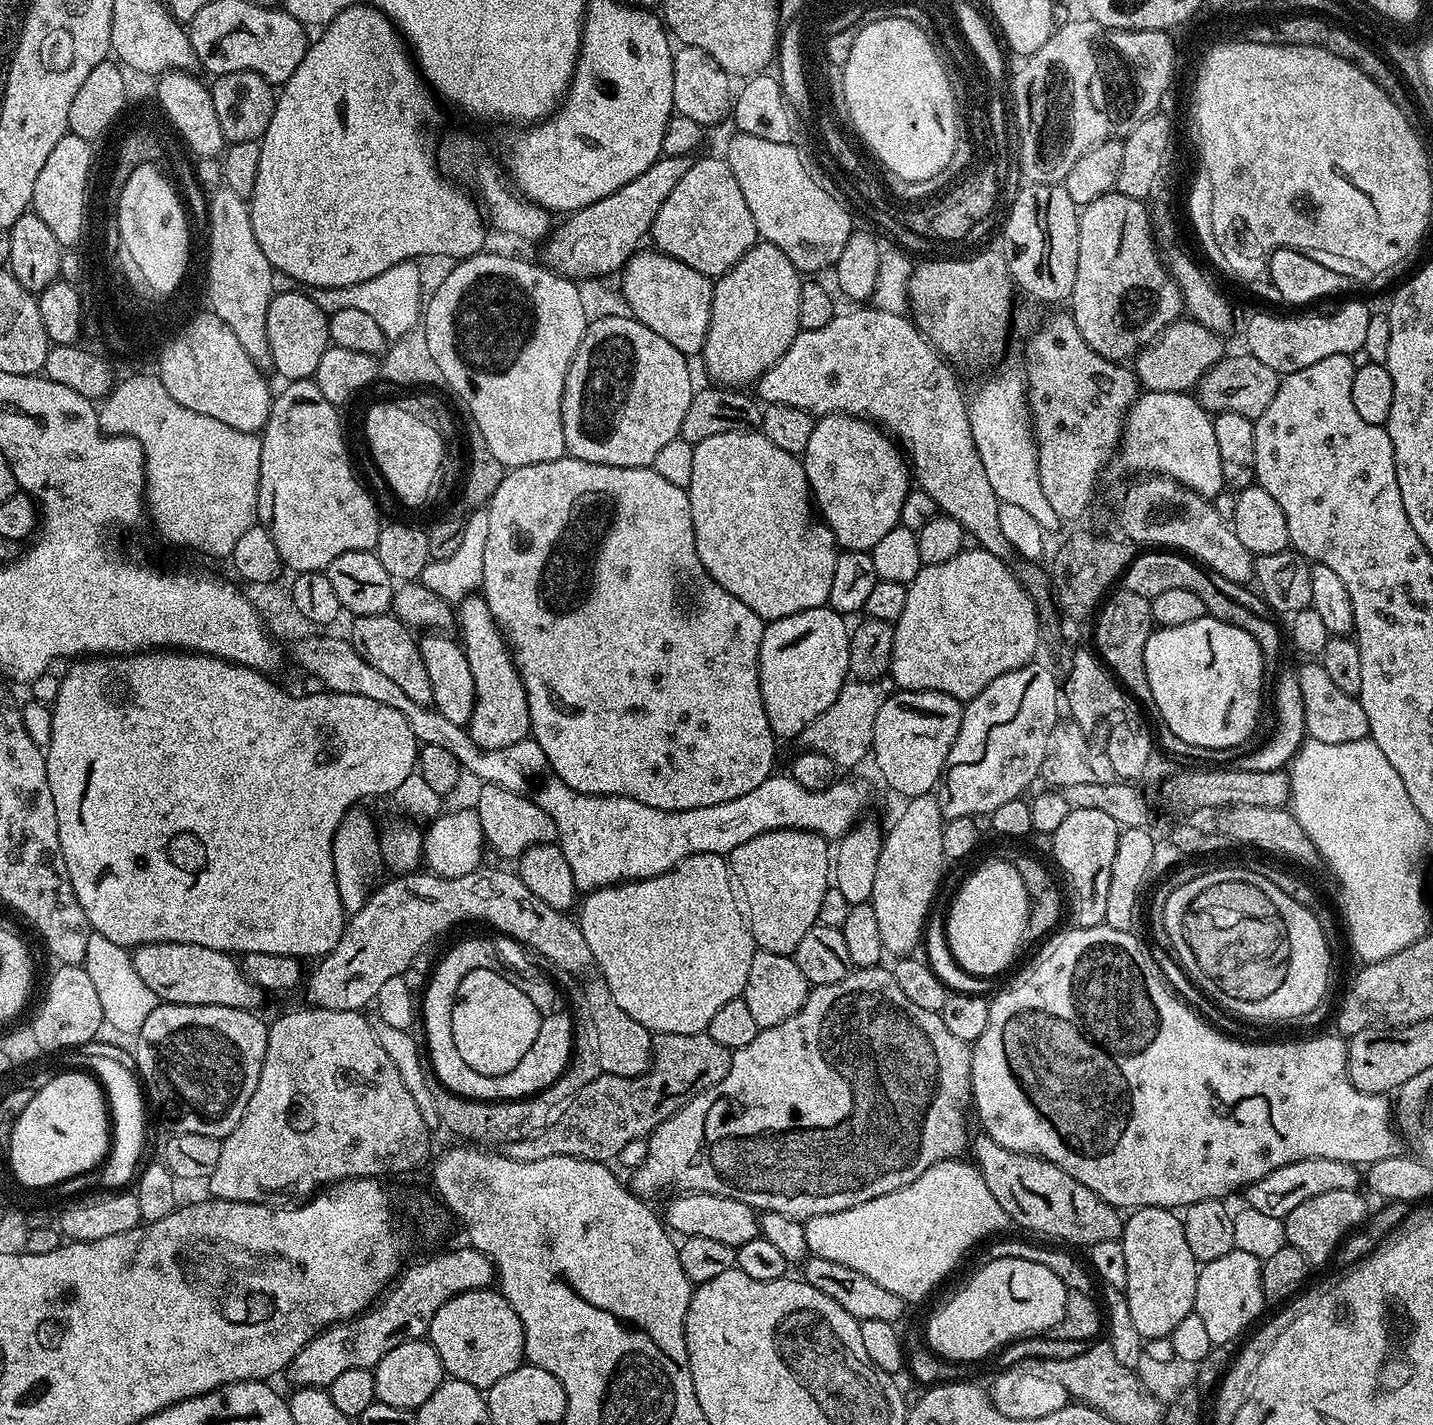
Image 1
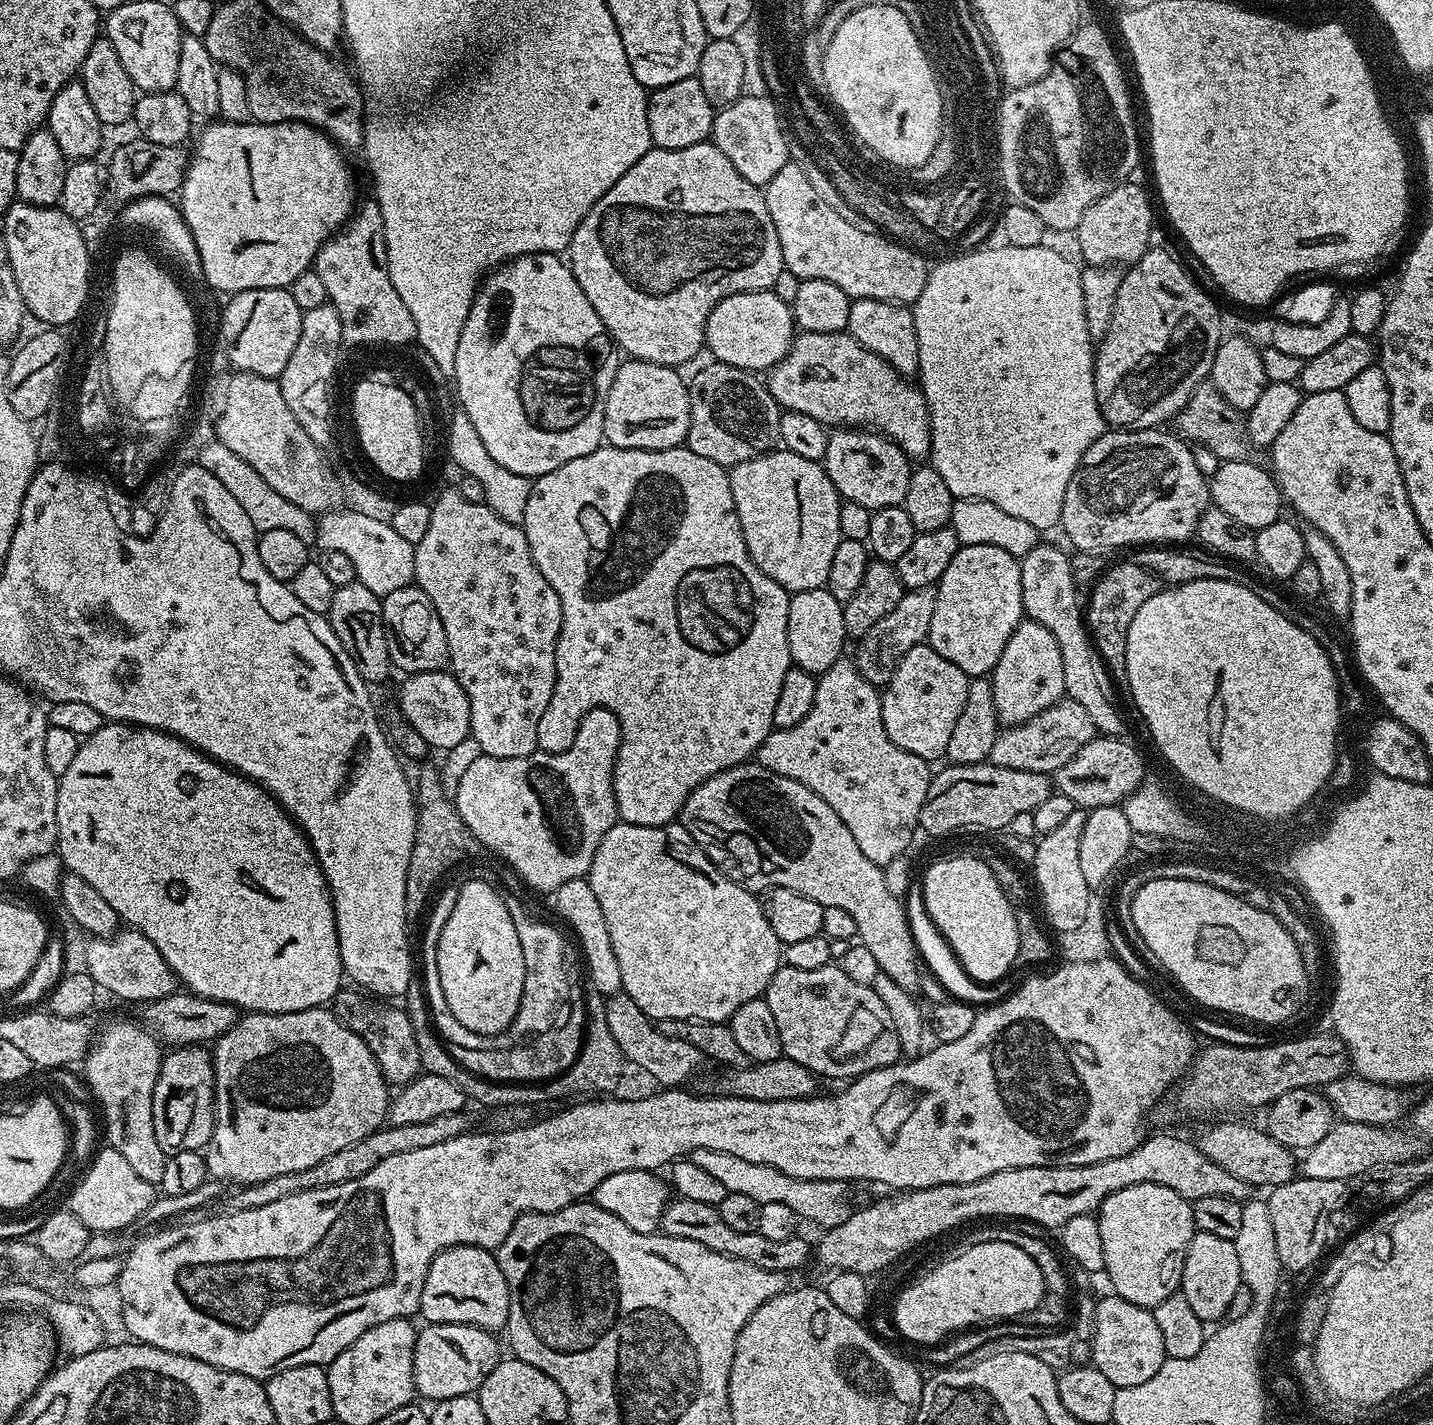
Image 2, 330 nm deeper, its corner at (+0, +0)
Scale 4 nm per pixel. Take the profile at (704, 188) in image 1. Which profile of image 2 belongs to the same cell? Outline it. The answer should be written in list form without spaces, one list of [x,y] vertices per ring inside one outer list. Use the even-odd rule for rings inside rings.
[[[711,142],[686,146],[682,150],[670,150],[669,148],[652,147],[645,156],[638,158],[602,198],[588,211],[586,218],[574,230],[572,240],[566,249],[566,260],[570,265],[578,286],[582,286],[582,294],[586,294],[590,306],[602,318],[608,335],[612,337],[615,347],[621,353],[627,354],[633,360],[645,360],[655,364],[667,364],[669,366],[681,366],[687,360],[692,360],[699,354],[700,348],[705,347],[704,331],[706,322],[710,318],[710,310],[722,298],[730,298],[730,294],[739,292],[763,292],[775,289],[778,282],[778,274],[786,271],[782,258],[782,246],[778,242],[778,230],[774,230],[774,222],[770,218],[770,210],[766,210],[766,198],[763,191],[757,185],[746,182],[738,170],[734,170],[730,158],[718,150],[718,146]]]

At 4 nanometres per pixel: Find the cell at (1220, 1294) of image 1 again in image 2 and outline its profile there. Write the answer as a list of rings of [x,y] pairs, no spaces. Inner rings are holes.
[[[1197,1231],[1188,1247],[1180,1279],[1180,1291],[1186,1294],[1194,1314],[1206,1322],[1223,1321],[1228,1315],[1230,1301],[1234,1299],[1234,1294],[1238,1294],[1240,1287],[1242,1281],[1235,1243],[1226,1238],[1218,1238],[1215,1234]]]

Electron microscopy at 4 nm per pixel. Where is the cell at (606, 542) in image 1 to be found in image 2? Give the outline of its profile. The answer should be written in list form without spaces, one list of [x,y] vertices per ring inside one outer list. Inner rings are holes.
[[[601,446],[590,454],[582,454],[582,458],[574,458],[574,462],[566,462],[566,466],[558,466],[558,470],[550,470],[550,474],[535,477],[522,527],[526,542],[530,542],[530,554],[538,570],[542,570],[542,578],[554,586],[554,594],[558,594],[562,606],[562,626],[556,639],[554,694],[550,694],[550,702],[538,722],[537,749],[566,751],[580,729],[580,719],[595,708],[609,708],[620,723],[620,745],[612,771],[617,817],[634,826],[673,823],[697,786],[722,770],[751,761],[764,739],[774,731],[774,705],[782,690],[782,678],[786,670],[793,667],[786,638],[790,593],[754,566],[734,510],[734,494],[730,494],[726,469],[718,462],[710,462],[710,458],[702,458],[702,454],[694,454],[694,450],[686,446],[666,450]]]

